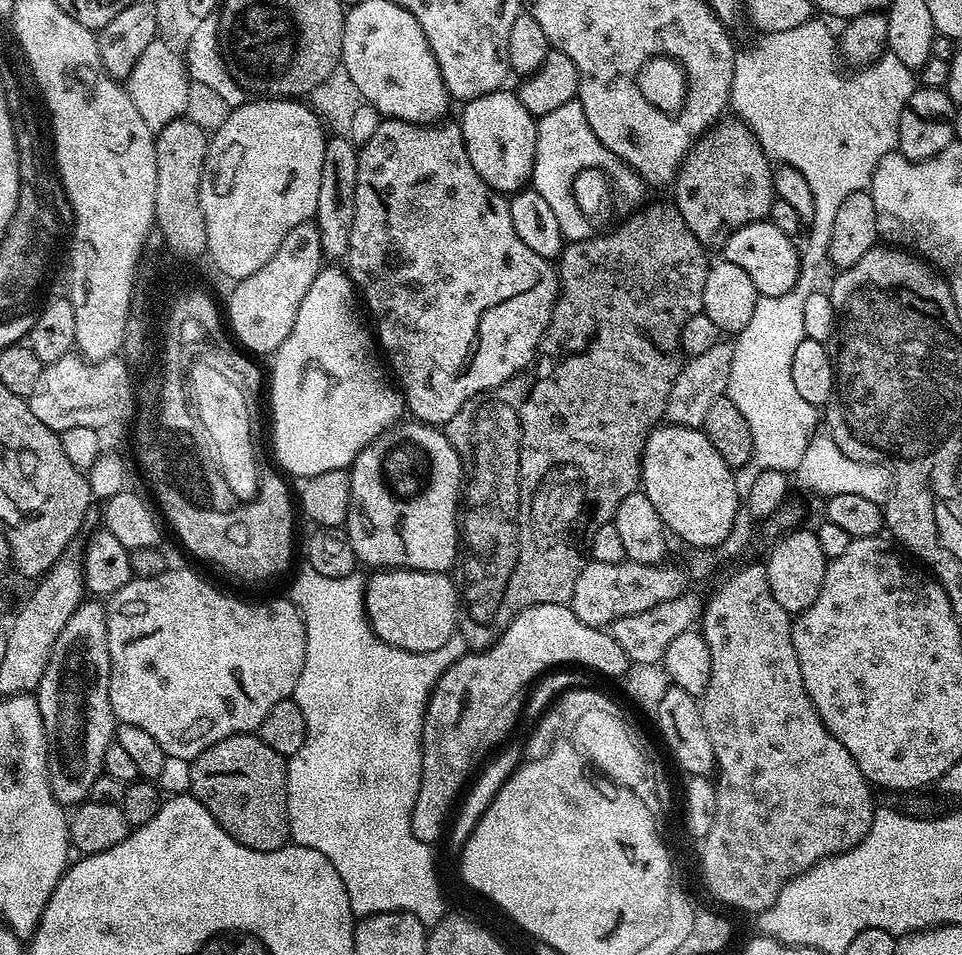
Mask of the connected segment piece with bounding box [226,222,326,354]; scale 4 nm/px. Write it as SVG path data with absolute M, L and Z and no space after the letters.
M315 223L294 226L294 230L282 238L282 246L278 246L274 258L270 258L262 270L254 270L254 274L244 280L235 281L233 288L236 289L228 300L228 314L226 310L231 335L240 344L244 343L249 353L275 353L286 334L290 334L294 318L298 318L298 306L302 306L302 298L306 298L306 290L310 290L310 282L318 278L325 260Z

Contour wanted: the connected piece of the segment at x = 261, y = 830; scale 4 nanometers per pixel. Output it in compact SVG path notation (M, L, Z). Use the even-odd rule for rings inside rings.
M241 734L222 738L222 742L214 742L202 754L198 754L190 762L190 794L242 846L259 852L273 852L289 843L288 835L288 765L285 757L279 756L266 742L262 742L259 735Z

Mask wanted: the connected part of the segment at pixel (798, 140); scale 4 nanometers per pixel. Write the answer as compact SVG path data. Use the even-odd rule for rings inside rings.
M813 18L807 20L799 26L794 26L793 29L780 30L774 32L766 32L757 35L756 40L746 45L744 48L739 47L735 54L734 60L734 77L731 79L731 94L729 96L729 103L733 112L739 119L743 120L745 124L748 124L752 129L752 133L758 138L759 144L762 145L763 150L767 155L778 161L779 163L788 164L794 166L799 170L806 178L806 182L810 185L810 192L814 199L814 218L808 222L808 228L810 232L806 240L806 244L800 252L800 276L798 282L795 283L786 294L774 295L774 296L761 296L757 297L755 302L753 317L750 318L750 322L743 328L740 333L737 333L735 340L733 341L731 364L730 364L730 378L727 380L726 394L734 402L734 406L741 411L743 418L750 425L751 436L751 456L743 464L742 467L735 471L735 492L736 495L746 500L750 494L750 489L754 486L755 479L760 474L765 473L766 470L774 470L775 472L787 472L791 473L797 471L802 462L802 457L806 454L806 448L809 442L812 441L812 437L817 433L818 422L820 423L820 414L817 405L814 405L806 401L806 398L799 394L795 389L794 378L791 377L791 365L794 360L794 354L798 350L798 346L806 338L805 326L803 325L803 307L806 306L806 298L810 298L810 294L817 291L818 285L824 267L829 267L830 261L828 258L828 250L830 244L831 231L834 230L835 215L838 214L839 207L842 206L842 202L849 197L850 194L859 191L865 191L872 181L872 174L875 170L878 162L888 152L895 151L898 147L899 140L899 124L903 110L908 107L908 102L912 96L914 90L917 88L917 81L914 82L915 73L913 69L908 68L904 62L899 61L898 56L892 53L886 52L879 59L870 65L861 67L856 74L846 76L839 72L838 66L838 42L834 32L831 32L829 26L820 21L819 18Z

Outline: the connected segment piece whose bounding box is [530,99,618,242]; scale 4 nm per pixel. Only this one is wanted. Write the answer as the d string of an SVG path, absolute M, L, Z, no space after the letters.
M579 99L566 102L566 106L558 106L558 110L539 117L536 125L536 157L534 158L530 184L538 194L542 194L542 198L546 198L546 202L550 205L550 211L554 213L558 226L562 230L565 241L584 240L587 236L593 235L594 232L591 222L584 217L587 216L585 209L581 208L579 200L576 199L574 185L578 177L589 170L617 167L617 164L615 154L606 150L606 146L602 146L602 142L598 142L594 130L590 130L590 122L586 122L586 114L582 110Z

